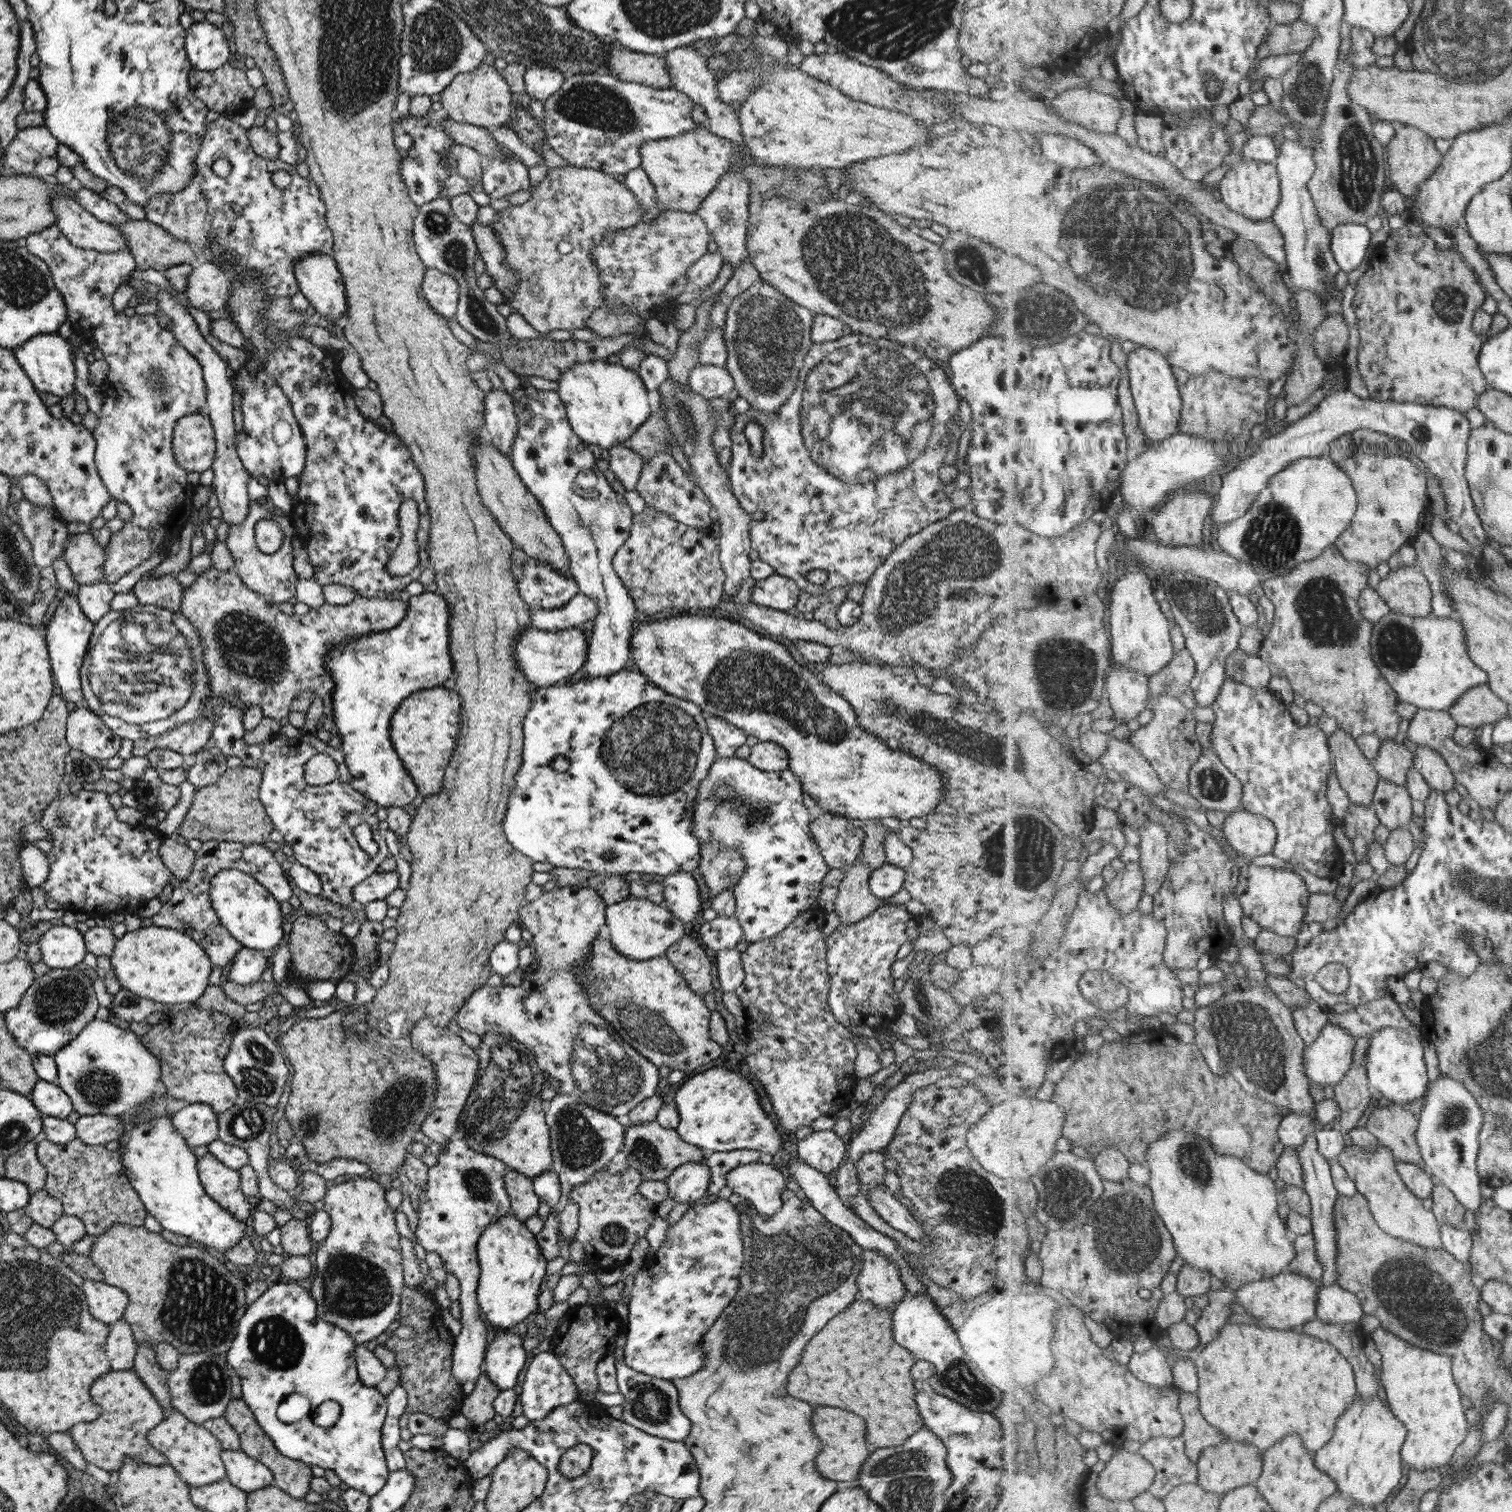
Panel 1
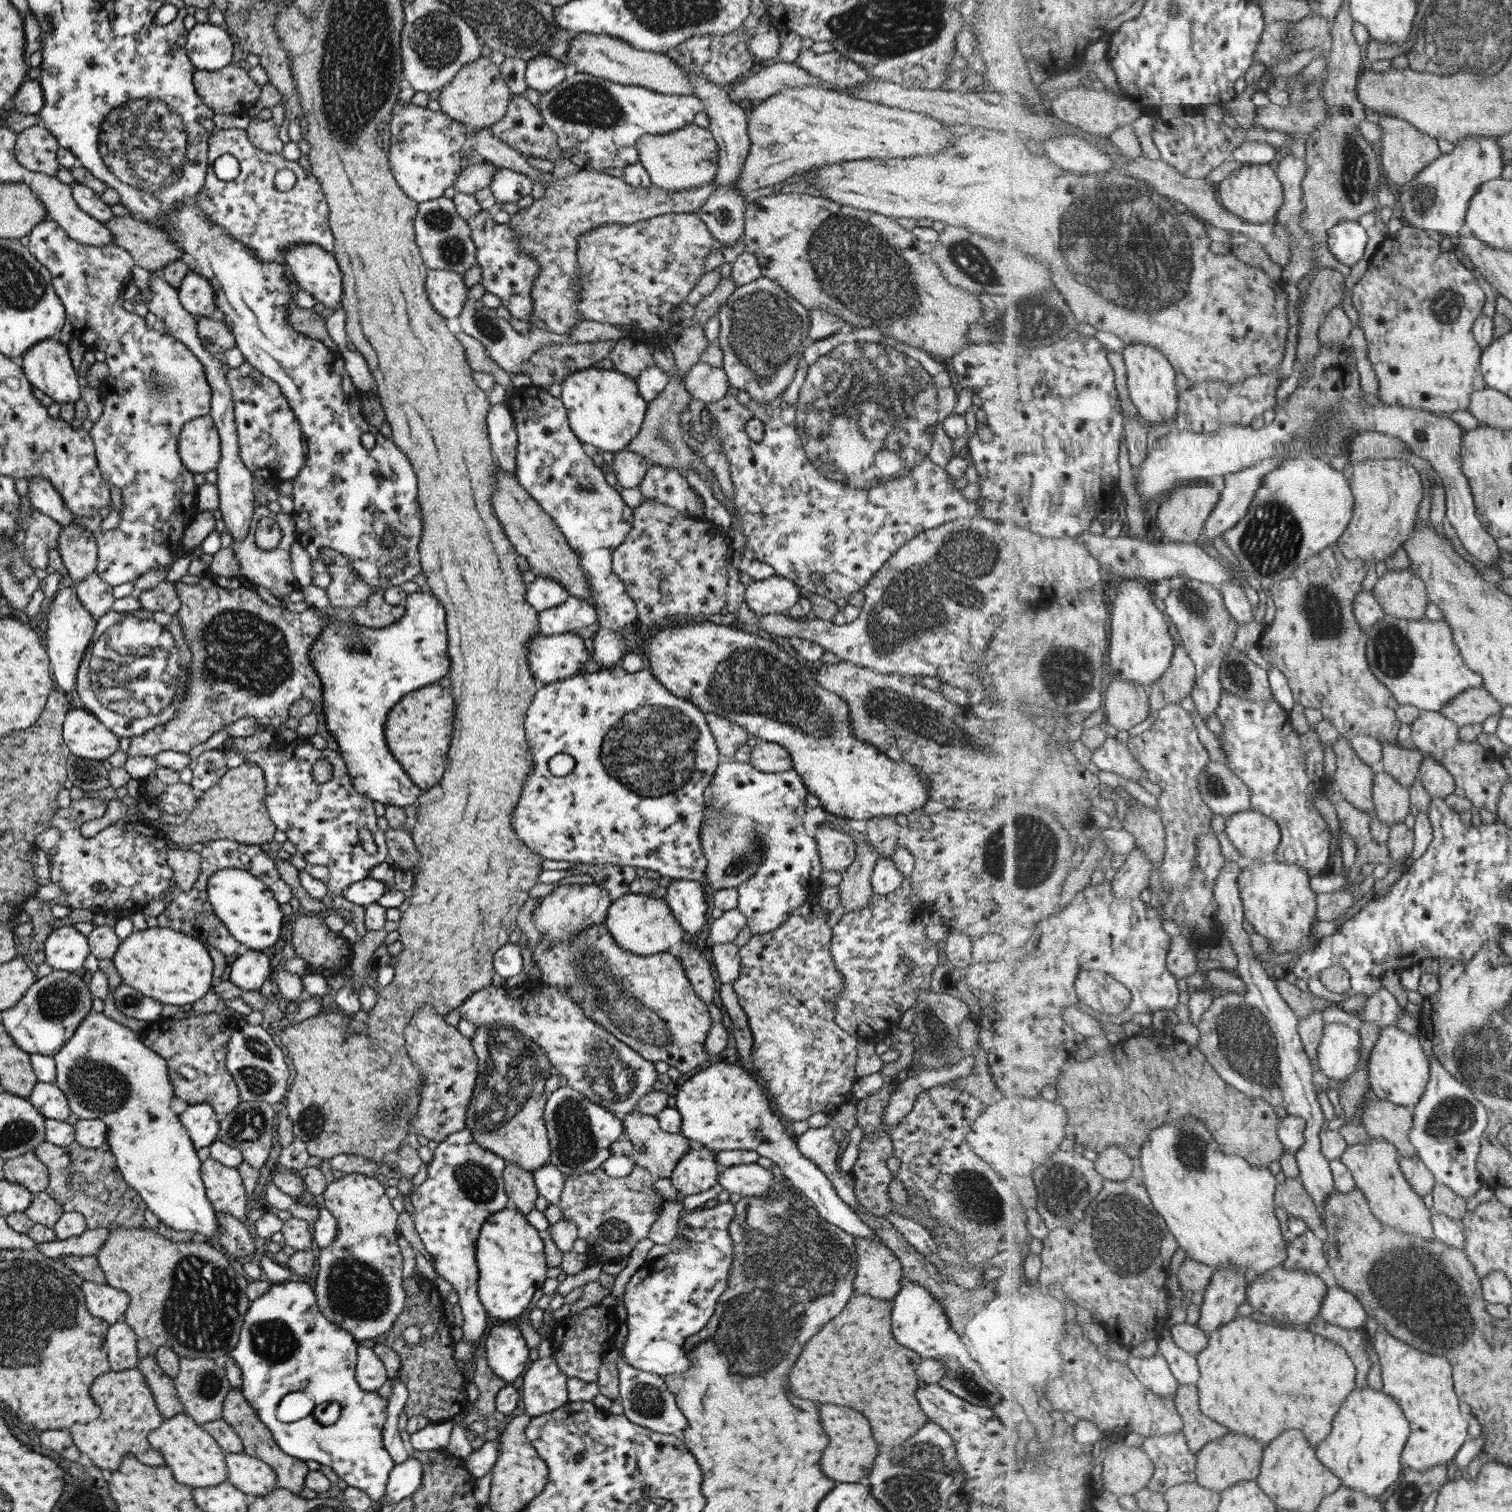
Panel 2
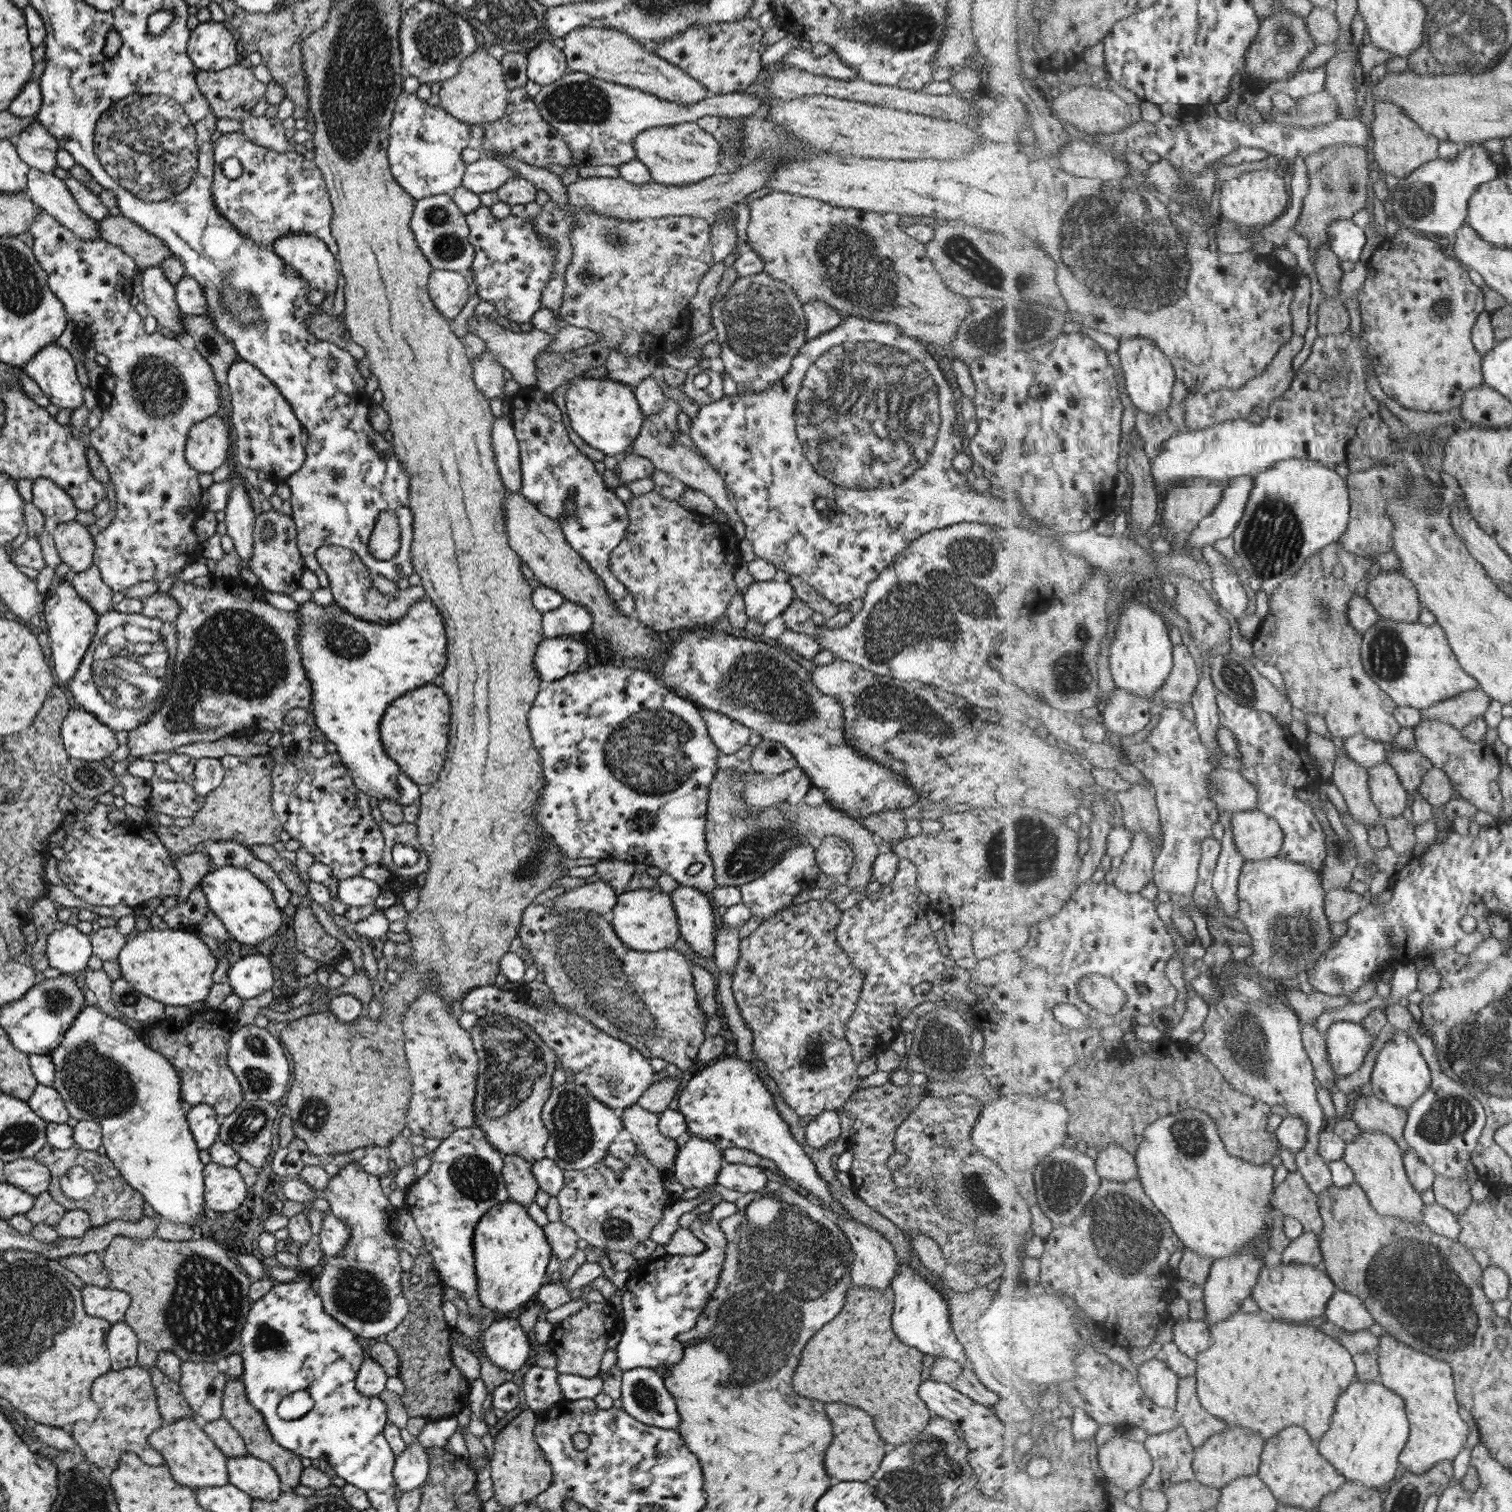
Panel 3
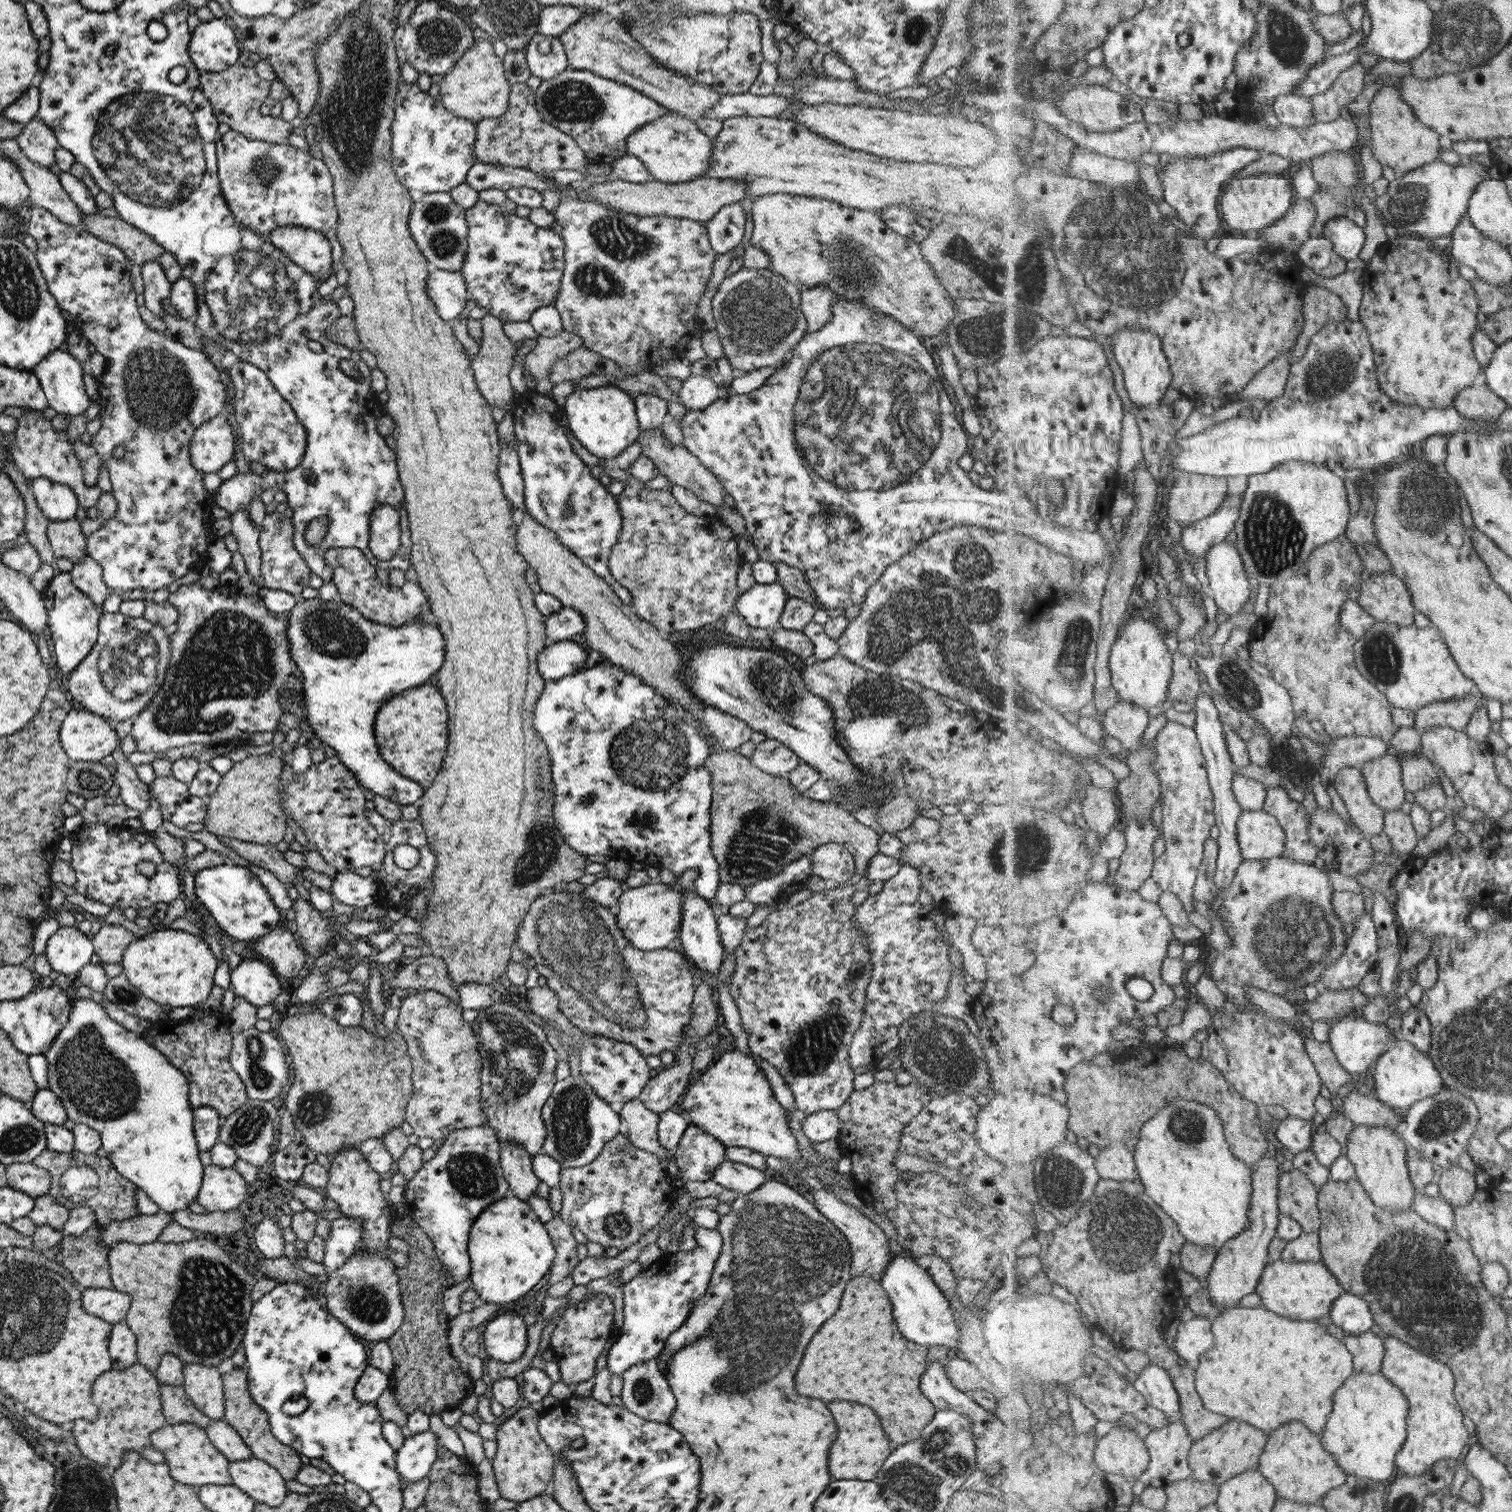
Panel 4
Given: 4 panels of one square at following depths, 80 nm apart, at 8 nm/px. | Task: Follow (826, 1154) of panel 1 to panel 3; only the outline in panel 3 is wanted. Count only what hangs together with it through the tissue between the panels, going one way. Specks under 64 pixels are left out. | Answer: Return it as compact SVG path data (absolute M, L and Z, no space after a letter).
M825 1111L821 1112L818 1116L813 1117L808 1123L806 1123L804 1139L806 1145L803 1147L811 1147L811 1148L823 1148L826 1142L830 1140L834 1140L838 1138L840 1135L840 1120L837 1117L837 1113L835 1111Z

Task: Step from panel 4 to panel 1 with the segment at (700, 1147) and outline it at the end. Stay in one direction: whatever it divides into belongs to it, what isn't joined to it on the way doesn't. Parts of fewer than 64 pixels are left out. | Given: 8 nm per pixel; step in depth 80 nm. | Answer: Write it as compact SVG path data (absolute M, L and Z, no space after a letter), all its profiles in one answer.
M705 1160L681 1163L665 1179L668 1198L677 1203L691 1203L704 1199L710 1181L710 1170Z

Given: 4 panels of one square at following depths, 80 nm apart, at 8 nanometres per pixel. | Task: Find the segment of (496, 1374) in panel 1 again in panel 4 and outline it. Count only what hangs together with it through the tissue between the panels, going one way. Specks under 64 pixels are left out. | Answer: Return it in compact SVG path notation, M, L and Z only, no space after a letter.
M511 1310L495 1313L485 1323L483 1348L491 1359L510 1363L517 1360L527 1344L522 1316Z

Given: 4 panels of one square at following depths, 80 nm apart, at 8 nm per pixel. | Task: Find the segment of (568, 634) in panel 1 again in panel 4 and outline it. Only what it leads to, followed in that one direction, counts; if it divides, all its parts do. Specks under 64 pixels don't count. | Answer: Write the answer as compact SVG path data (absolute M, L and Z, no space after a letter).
M571 640L553 642L546 644L537 655L536 669L545 682L555 681L582 670L585 658L585 648L578 643Z

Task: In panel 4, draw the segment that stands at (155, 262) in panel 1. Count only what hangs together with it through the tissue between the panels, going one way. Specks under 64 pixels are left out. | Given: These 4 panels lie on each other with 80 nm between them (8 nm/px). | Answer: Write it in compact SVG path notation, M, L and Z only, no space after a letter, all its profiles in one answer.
M103 213L82 215L82 229L95 238L116 246L133 264L157 260L164 250L150 236L121 220Z

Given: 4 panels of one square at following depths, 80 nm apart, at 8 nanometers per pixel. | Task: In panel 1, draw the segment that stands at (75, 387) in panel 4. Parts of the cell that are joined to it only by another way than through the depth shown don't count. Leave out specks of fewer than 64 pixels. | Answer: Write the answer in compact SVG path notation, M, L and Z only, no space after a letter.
M56 332L38 334L27 341L23 341L13 351L21 370L27 375L37 391L47 392L47 394L53 394L60 398L75 393L73 388L75 371L73 371L72 354L70 345L65 338L59 337Z

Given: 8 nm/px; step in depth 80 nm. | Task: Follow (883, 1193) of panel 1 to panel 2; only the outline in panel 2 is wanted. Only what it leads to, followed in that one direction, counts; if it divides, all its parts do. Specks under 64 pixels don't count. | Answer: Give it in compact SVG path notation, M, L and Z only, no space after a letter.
M888 1212L885 1218L903 1235L903 1238L911 1244L911 1247L922 1255L923 1257L937 1253L935 1243L930 1231L927 1230L920 1223L911 1220L907 1216L901 1216L900 1214L894 1214L894 1212Z

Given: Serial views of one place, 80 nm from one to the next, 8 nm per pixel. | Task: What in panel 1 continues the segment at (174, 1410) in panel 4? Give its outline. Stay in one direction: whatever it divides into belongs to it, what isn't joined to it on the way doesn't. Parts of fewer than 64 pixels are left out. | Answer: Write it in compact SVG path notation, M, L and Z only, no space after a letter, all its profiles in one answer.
M137 1344L132 1369L149 1388L153 1398L165 1413L173 1410L170 1392L166 1384L167 1372L155 1360L154 1349L148 1344Z

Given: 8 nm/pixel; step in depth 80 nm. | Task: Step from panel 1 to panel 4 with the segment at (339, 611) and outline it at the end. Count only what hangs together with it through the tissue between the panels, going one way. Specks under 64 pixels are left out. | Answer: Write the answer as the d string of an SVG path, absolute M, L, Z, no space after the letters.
M198 582L180 585L177 589L168 594L166 601L172 604L178 612L178 618L175 626L169 630L169 658L165 672L160 676L157 690L153 692L150 701L144 706L144 709L136 716L129 734L133 736L137 752L163 752L170 748L179 748L187 744L205 744L213 742L214 744L226 744L227 746L242 747L249 740L249 737L255 732L273 732L277 730L277 723L282 712L282 696L291 693L294 701L303 706L303 679L298 672L296 664L292 661L288 649L287 640L287 618L288 613L269 612L265 608L264 602L256 594L254 596L241 597L235 585L219 584L211 591L205 591Z

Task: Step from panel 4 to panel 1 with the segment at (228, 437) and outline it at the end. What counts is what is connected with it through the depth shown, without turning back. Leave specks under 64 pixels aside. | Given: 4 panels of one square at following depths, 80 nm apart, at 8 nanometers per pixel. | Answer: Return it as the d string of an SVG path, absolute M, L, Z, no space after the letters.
M199 412L178 418L173 427L171 446L174 461L185 472L209 470L217 448L208 416Z

